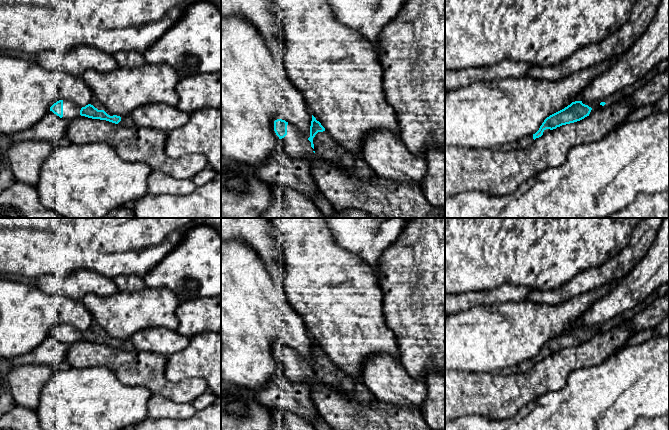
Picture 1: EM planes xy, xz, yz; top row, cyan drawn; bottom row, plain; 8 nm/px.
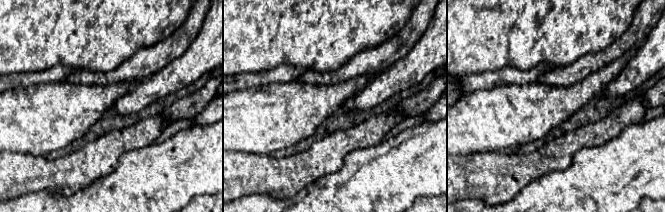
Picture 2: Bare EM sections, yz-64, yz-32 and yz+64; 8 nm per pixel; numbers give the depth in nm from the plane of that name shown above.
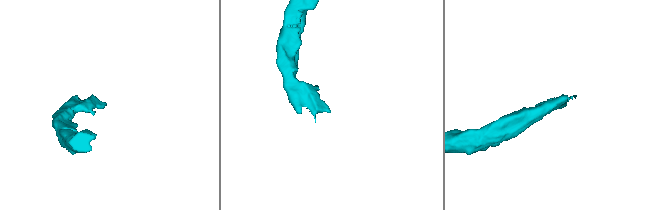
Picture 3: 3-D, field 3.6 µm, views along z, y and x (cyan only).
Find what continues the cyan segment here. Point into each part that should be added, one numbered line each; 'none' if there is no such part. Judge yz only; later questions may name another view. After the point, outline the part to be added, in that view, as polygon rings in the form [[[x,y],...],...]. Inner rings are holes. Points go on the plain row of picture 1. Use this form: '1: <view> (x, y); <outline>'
1: yz (595, 329); [[[598,324],[598,325],[593,325],[593,326],[585,326],[585,325],[582,325],[583,328],[585,329],[588,329],[589,331],[592,332],[591,336],[589,339],[591,339],[592,337],[594,337],[595,335],[598,335],[602,332],[605,332],[605,329],[602,330],[600,327],[601,326],[604,326],[603,324]]]

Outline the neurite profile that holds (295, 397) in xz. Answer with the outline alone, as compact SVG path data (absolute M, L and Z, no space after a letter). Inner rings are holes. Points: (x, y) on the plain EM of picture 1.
M278 363L269 383L256 393L257 402L265 408L287 410L313 425L319 417L312 400L310 386L305 382L292 382L285 376L285 369Z

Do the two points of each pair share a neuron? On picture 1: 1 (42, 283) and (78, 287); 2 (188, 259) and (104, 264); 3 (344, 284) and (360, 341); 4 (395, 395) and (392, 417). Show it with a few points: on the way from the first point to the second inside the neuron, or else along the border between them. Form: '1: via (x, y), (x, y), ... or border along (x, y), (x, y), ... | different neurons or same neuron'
1: via (51, 284), (69, 286) | same neuron
2: border along (177, 244), (143, 276) | different neurons
3: via (344, 298), (344, 316), (350, 327) | same neuron
4: border along (371, 397), (394, 406), (413, 407), (416, 410) | different neurons

